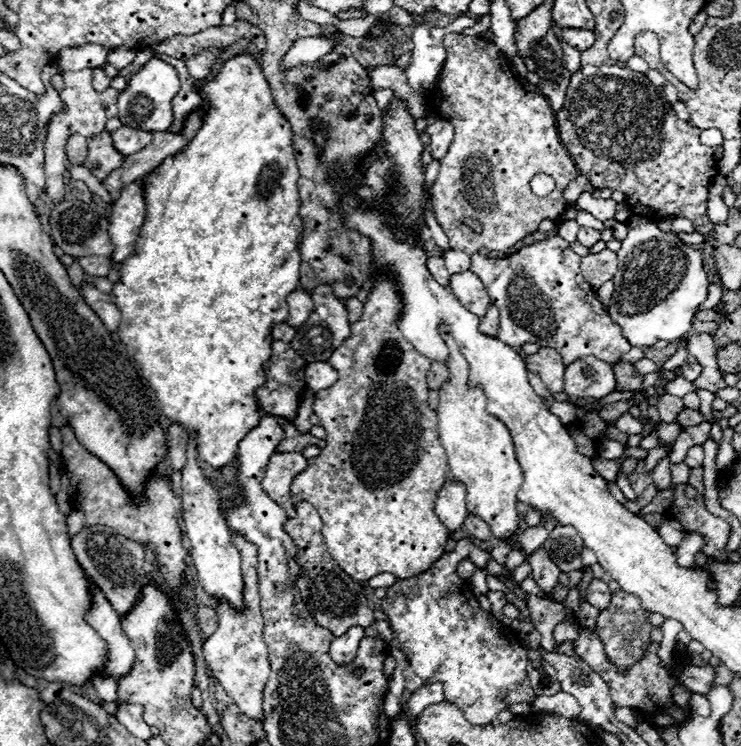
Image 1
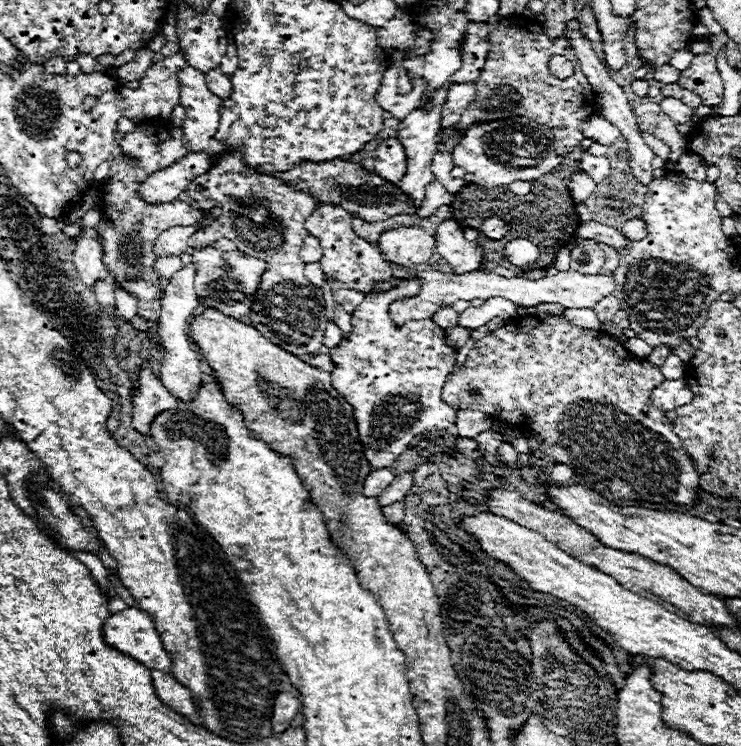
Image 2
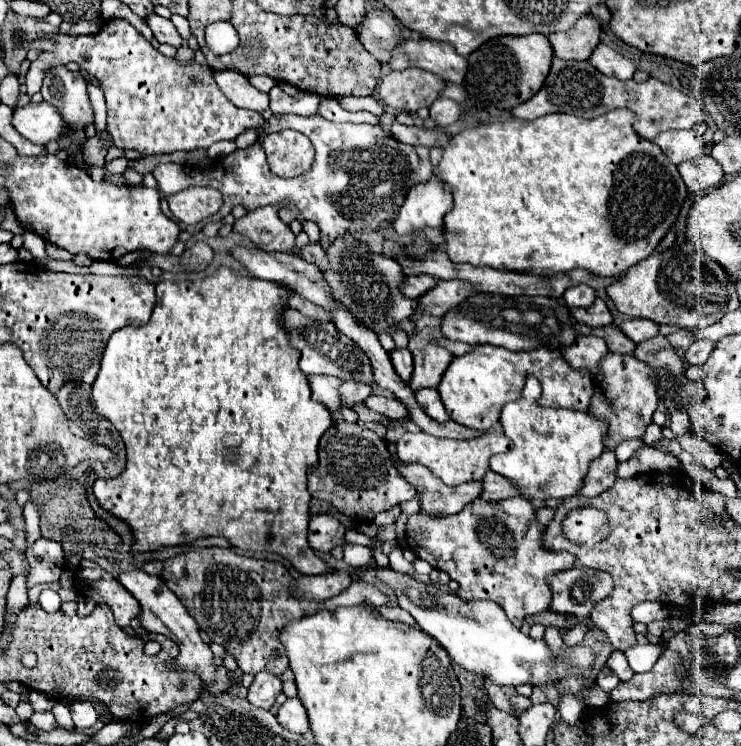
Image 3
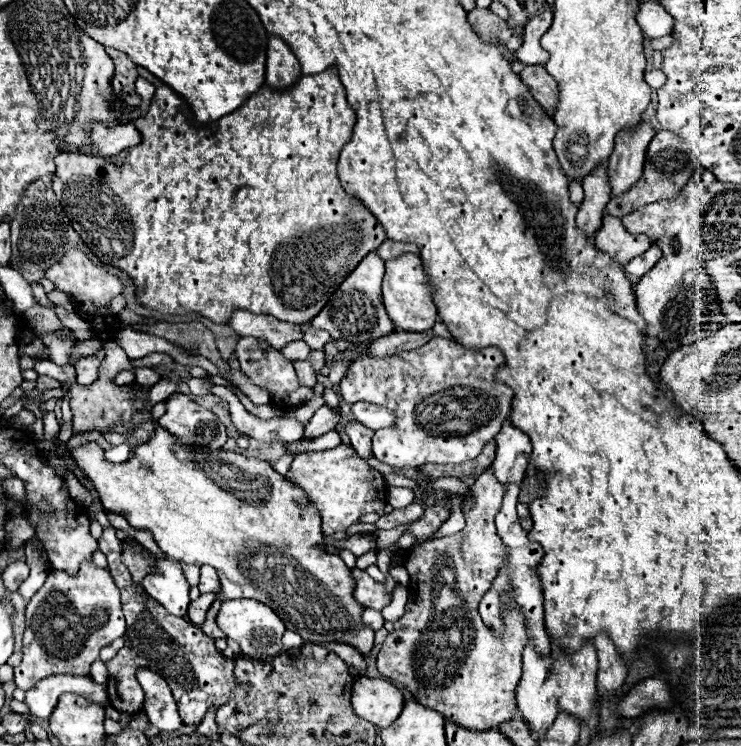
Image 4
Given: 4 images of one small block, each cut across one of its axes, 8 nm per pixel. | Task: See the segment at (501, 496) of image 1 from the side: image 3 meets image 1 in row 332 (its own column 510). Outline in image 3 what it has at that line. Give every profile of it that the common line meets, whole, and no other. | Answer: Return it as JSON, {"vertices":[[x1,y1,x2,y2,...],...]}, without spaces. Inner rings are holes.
{"vertices":[[494,430,486,432,484,436,470,438,470,440,450,440,450,438,436,438,436,436,430,436,424,432,418,432,418,434,406,432,396,442,396,452,402,462,424,464,426,468,430,468,434,472,434,476,438,476,448,486,458,486,464,482,482,480,488,470,488,460,494,454,508,452,508,448,512,448,512,442,504,434,494,432]]}

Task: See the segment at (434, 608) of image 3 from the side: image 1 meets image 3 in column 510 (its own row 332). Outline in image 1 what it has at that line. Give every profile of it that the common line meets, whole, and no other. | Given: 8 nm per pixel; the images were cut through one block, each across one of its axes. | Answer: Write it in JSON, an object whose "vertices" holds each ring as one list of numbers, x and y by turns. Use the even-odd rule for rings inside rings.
{"vertices":[[646,218,628,220,628,236,618,254,618,272,608,314,632,346,650,348,658,340,680,340,688,334,692,318,708,296,708,276,702,254,684,244,676,234,658,230]]}

